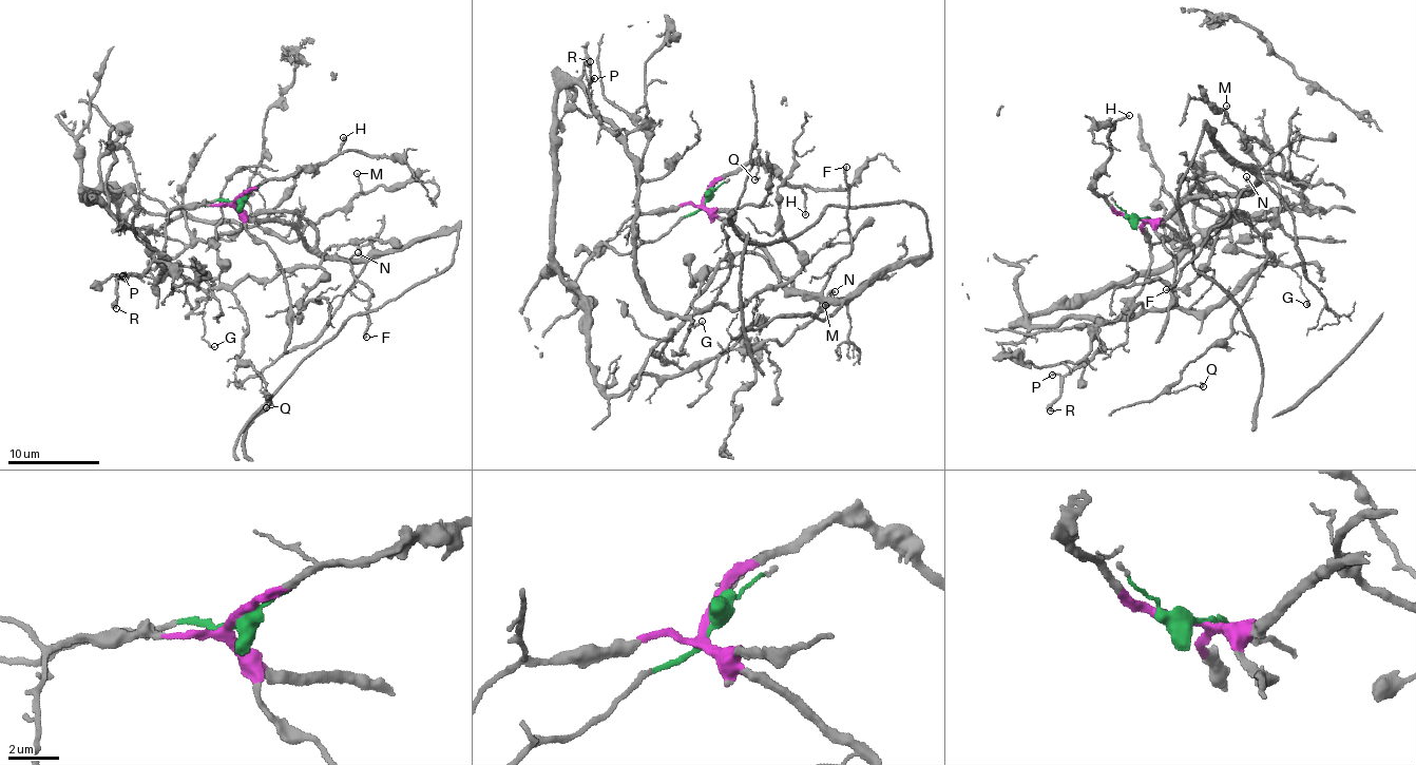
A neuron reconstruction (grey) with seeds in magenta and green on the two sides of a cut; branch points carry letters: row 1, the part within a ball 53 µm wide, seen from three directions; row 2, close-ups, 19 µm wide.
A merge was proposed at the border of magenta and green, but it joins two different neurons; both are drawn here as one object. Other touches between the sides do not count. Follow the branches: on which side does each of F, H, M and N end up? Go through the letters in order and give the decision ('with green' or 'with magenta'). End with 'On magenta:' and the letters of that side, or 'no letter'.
F: with magenta
H: with magenta
M: with green
N: with magenta
On magenta: F, H, N

